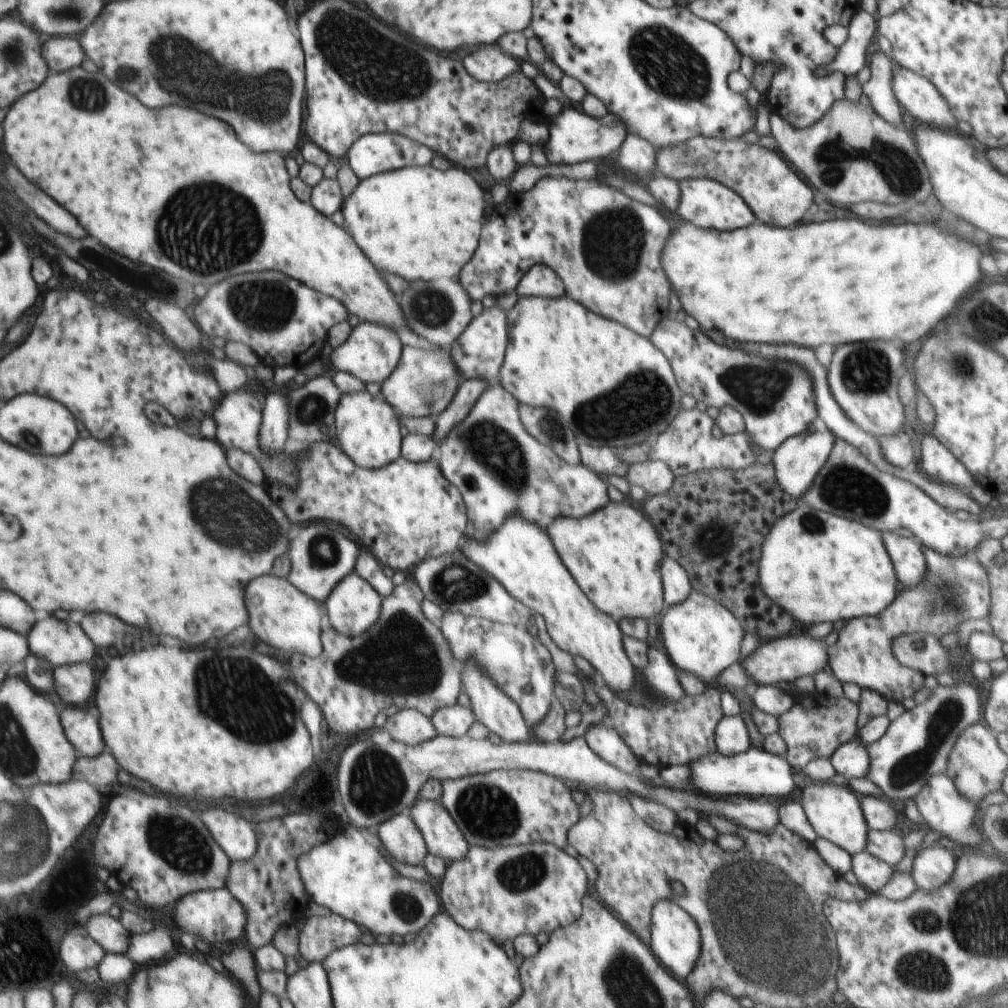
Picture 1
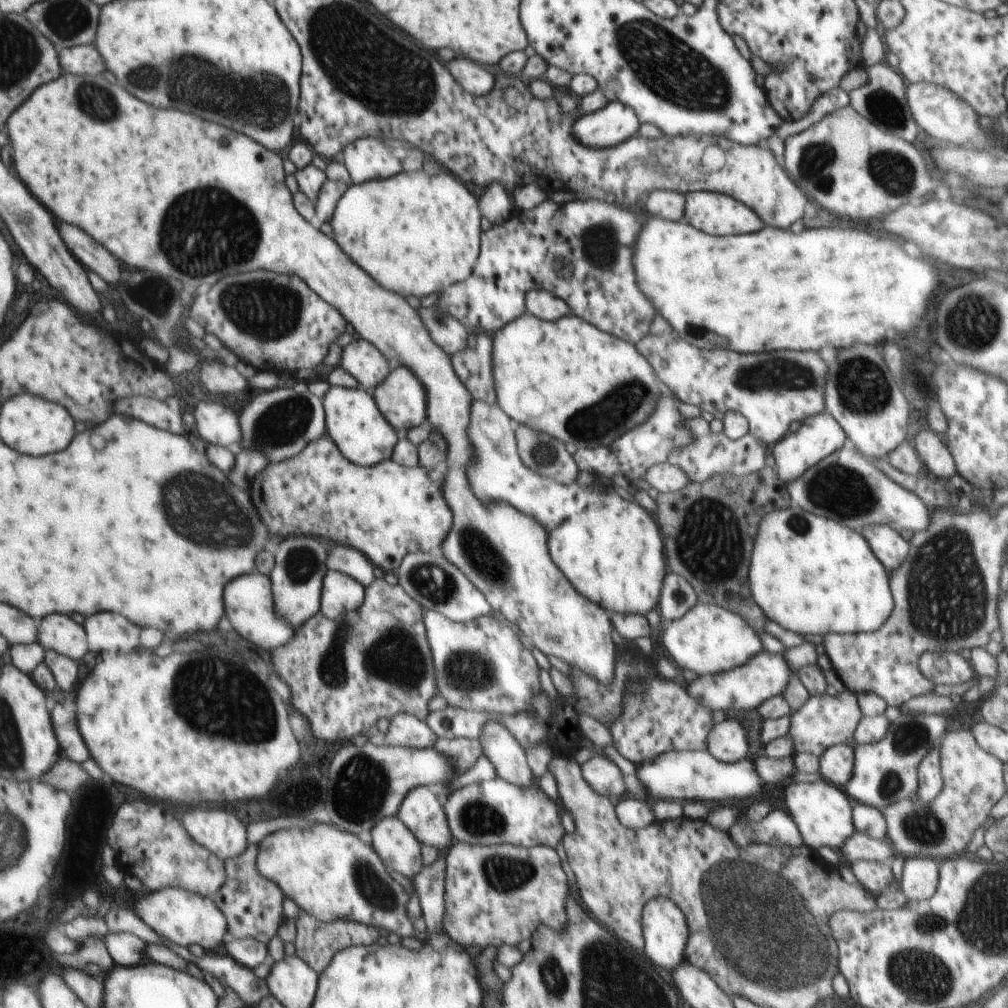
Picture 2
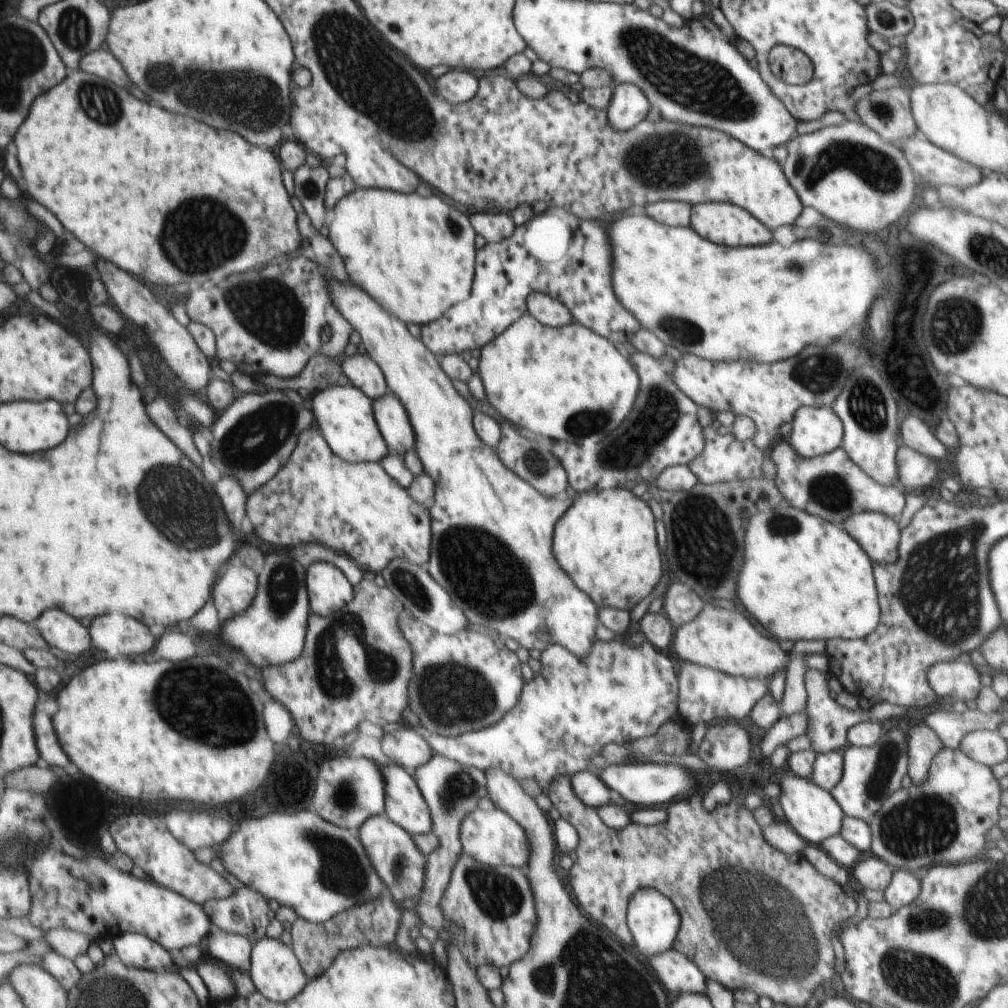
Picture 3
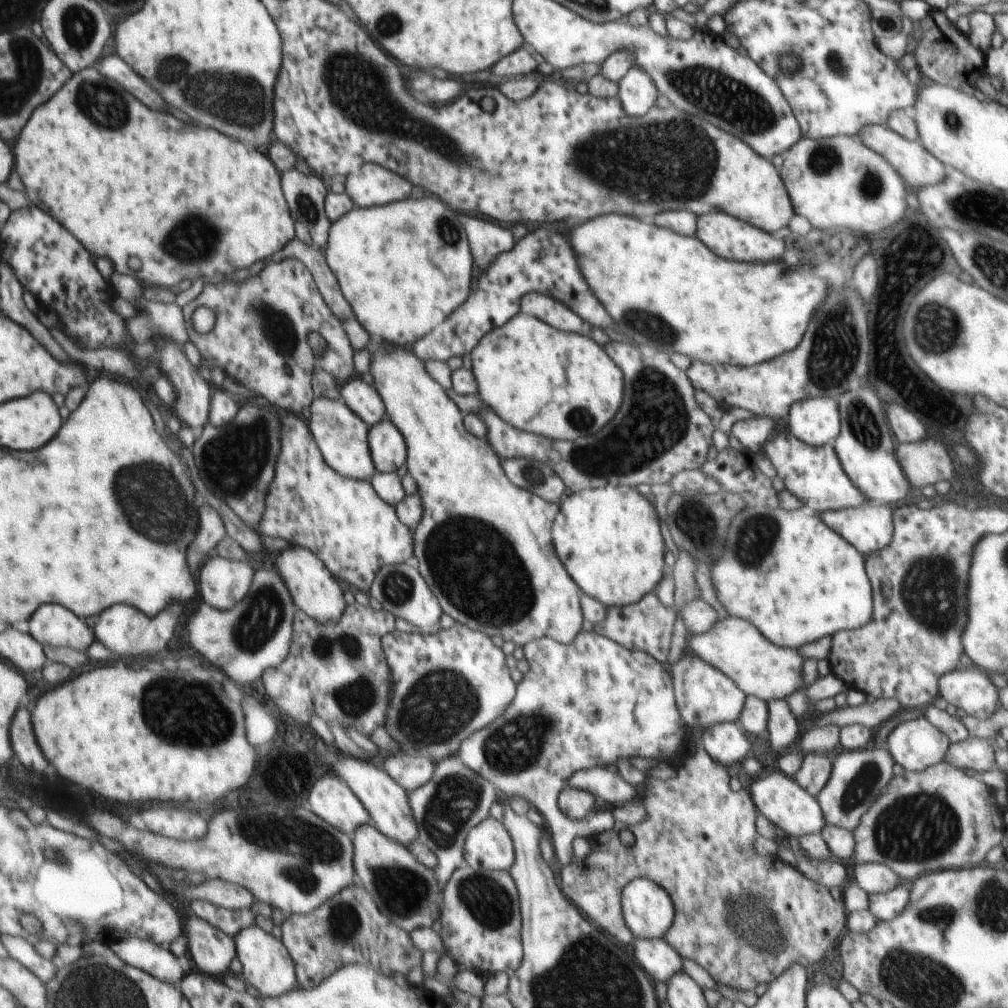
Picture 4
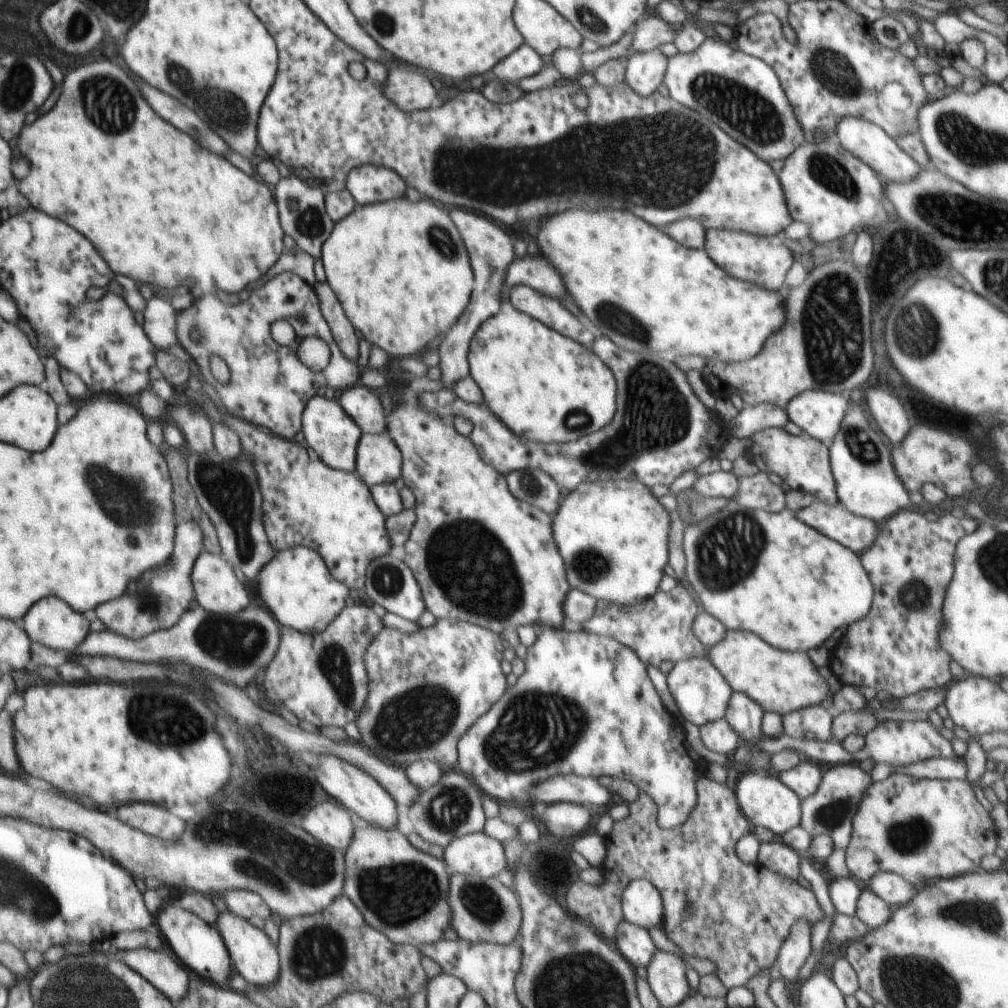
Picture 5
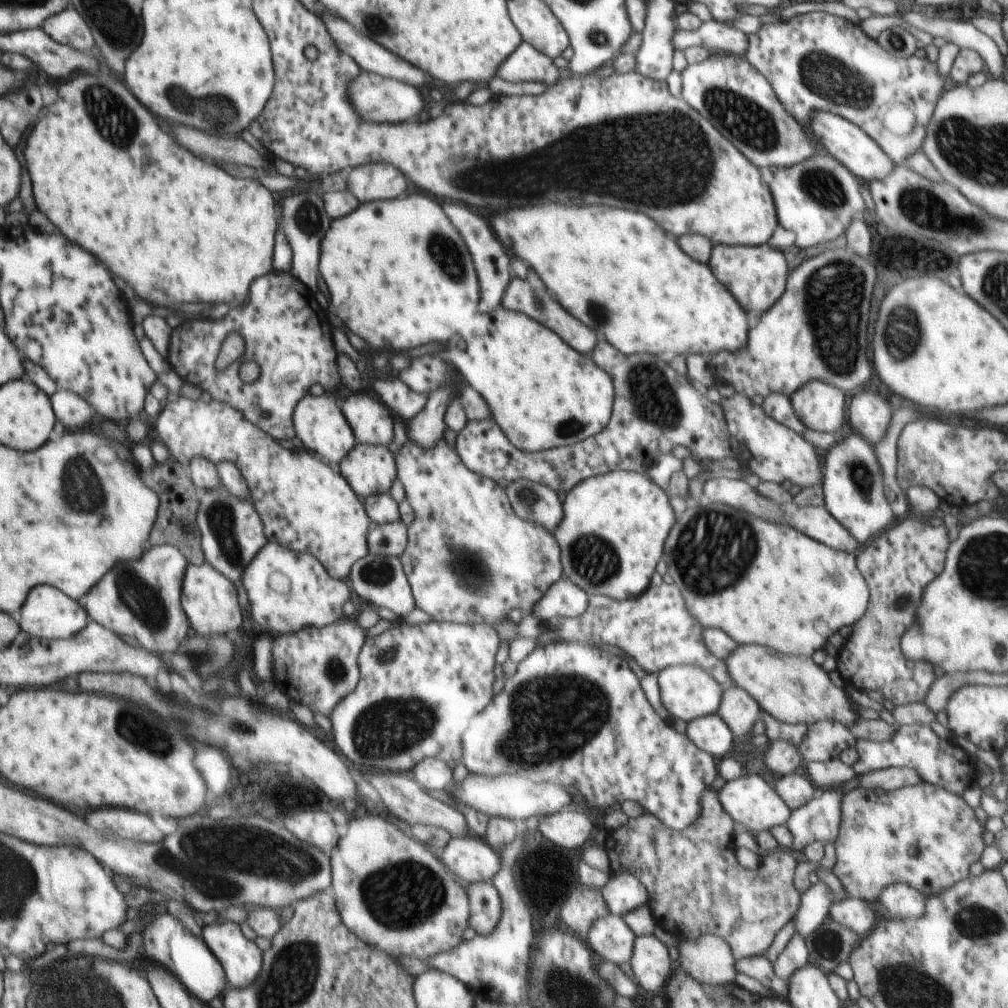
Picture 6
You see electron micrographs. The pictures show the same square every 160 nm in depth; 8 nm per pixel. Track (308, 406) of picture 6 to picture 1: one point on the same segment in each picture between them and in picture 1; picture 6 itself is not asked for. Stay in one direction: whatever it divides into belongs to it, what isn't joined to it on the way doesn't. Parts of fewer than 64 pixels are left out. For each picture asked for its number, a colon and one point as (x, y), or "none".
1: (368, 430)
2: (362, 434)
3: (344, 415)
4: (342, 436)
5: (331, 433)

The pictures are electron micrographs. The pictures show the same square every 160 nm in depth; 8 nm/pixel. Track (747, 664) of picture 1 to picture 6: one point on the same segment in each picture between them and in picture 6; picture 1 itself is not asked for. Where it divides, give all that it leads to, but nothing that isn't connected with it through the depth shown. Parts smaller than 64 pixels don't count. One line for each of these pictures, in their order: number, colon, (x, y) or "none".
2: (765, 675)
3: (705, 694)
4: (705, 696)
5: (702, 695)
6: (688, 692)

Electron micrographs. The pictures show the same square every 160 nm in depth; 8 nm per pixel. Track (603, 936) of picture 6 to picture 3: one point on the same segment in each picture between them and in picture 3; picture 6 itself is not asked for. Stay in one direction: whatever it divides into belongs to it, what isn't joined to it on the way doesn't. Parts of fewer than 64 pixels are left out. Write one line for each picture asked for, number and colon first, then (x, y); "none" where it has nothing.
3: (678, 974)
4: (660, 961)
5: (633, 942)

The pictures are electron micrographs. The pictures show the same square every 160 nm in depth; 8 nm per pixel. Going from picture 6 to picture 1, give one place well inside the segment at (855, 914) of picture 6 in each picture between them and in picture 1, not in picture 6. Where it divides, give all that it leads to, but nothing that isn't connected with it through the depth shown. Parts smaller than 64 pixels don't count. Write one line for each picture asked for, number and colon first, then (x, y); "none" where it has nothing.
1: (933, 866)
2: (918, 879)
3: (904, 887)
4: (884, 906)
5: (872, 910)

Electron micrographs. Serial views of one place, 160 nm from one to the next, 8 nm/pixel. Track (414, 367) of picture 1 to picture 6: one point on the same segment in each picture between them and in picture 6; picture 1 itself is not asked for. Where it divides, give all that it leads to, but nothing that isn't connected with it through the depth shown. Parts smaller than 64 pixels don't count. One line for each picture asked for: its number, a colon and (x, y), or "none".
2: (401, 398)
3: (393, 422)
4: (388, 450)
5: (378, 461)
6: (370, 469)

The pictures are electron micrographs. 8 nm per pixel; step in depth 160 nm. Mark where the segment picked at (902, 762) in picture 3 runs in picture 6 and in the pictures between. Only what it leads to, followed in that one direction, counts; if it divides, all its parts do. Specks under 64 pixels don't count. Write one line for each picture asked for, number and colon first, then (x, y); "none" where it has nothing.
4: (856, 778)
5: (829, 811)
6: (819, 819)

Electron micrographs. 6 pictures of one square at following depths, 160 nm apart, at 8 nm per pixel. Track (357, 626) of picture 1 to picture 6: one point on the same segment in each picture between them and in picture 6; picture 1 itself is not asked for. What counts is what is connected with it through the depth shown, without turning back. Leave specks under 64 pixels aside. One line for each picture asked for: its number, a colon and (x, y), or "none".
2: (340, 594)
3: (328, 589)
4: (314, 590)
5: (296, 586)
6: (288, 591)

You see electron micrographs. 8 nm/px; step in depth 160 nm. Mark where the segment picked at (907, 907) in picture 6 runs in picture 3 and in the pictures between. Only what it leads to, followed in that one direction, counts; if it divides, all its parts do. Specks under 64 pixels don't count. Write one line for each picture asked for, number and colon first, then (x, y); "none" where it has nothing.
3: (873, 873)
4: (872, 877)
5: (892, 888)

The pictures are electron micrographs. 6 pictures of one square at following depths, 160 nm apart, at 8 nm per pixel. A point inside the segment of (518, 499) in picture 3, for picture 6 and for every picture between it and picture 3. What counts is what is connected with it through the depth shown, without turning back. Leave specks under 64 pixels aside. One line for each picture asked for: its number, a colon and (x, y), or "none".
4: (471, 512)
5: (471, 535)
6: (460, 572)

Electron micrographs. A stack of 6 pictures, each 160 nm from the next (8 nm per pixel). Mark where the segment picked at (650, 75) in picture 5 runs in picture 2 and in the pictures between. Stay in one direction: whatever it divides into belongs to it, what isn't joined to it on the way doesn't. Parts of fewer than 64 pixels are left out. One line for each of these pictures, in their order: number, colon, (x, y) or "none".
2: (615, 123)
3: (628, 106)
4: (637, 91)

